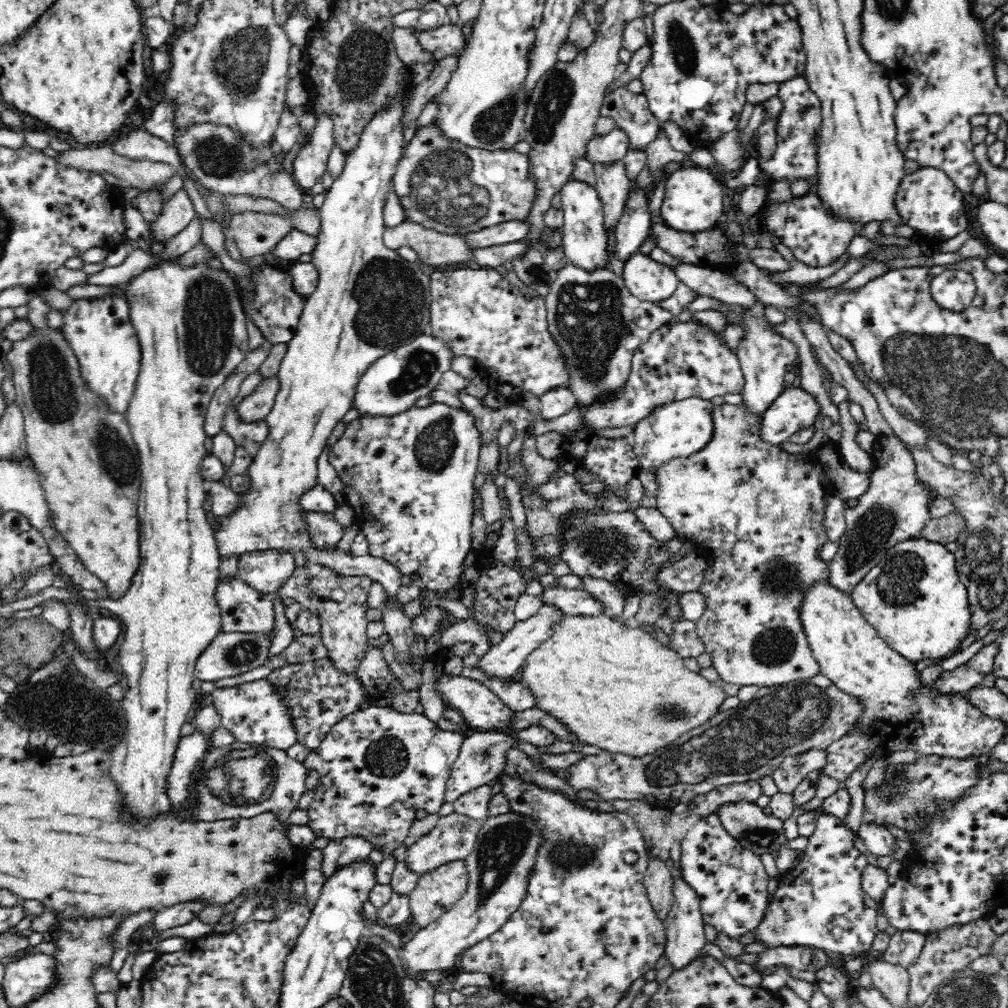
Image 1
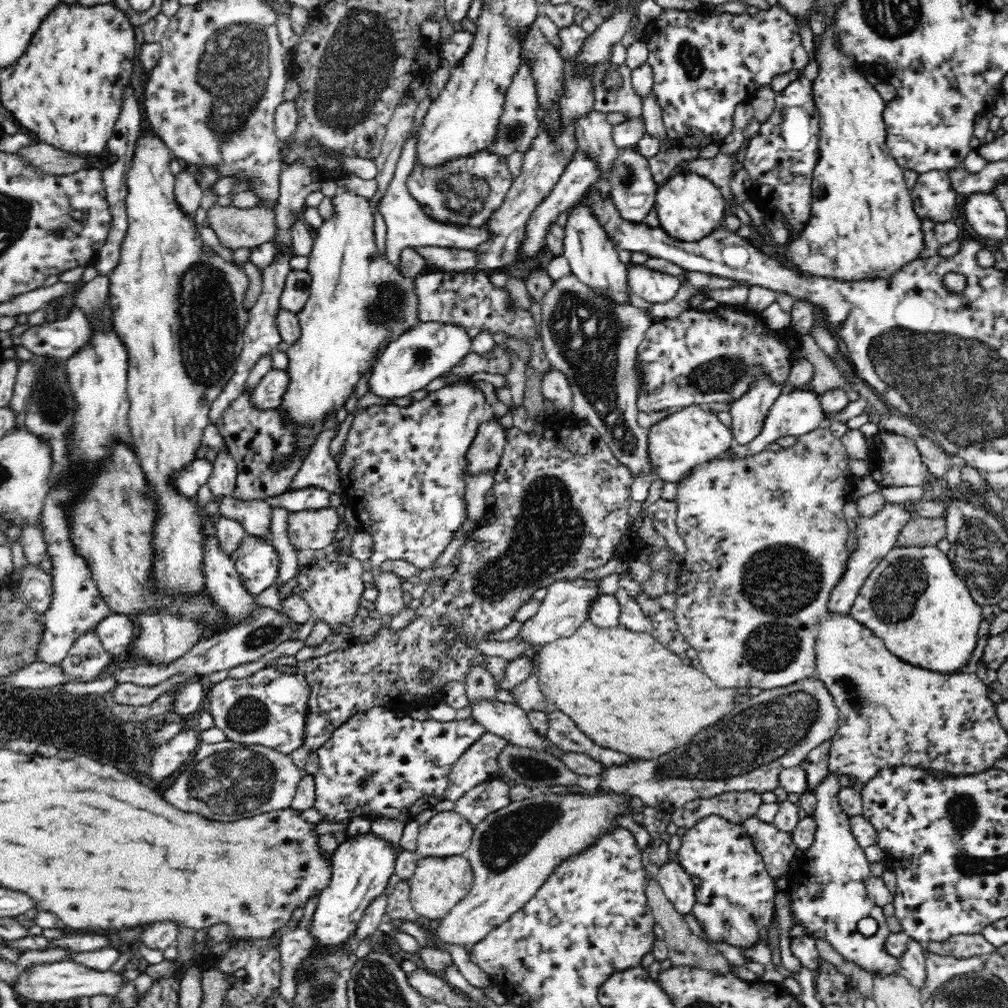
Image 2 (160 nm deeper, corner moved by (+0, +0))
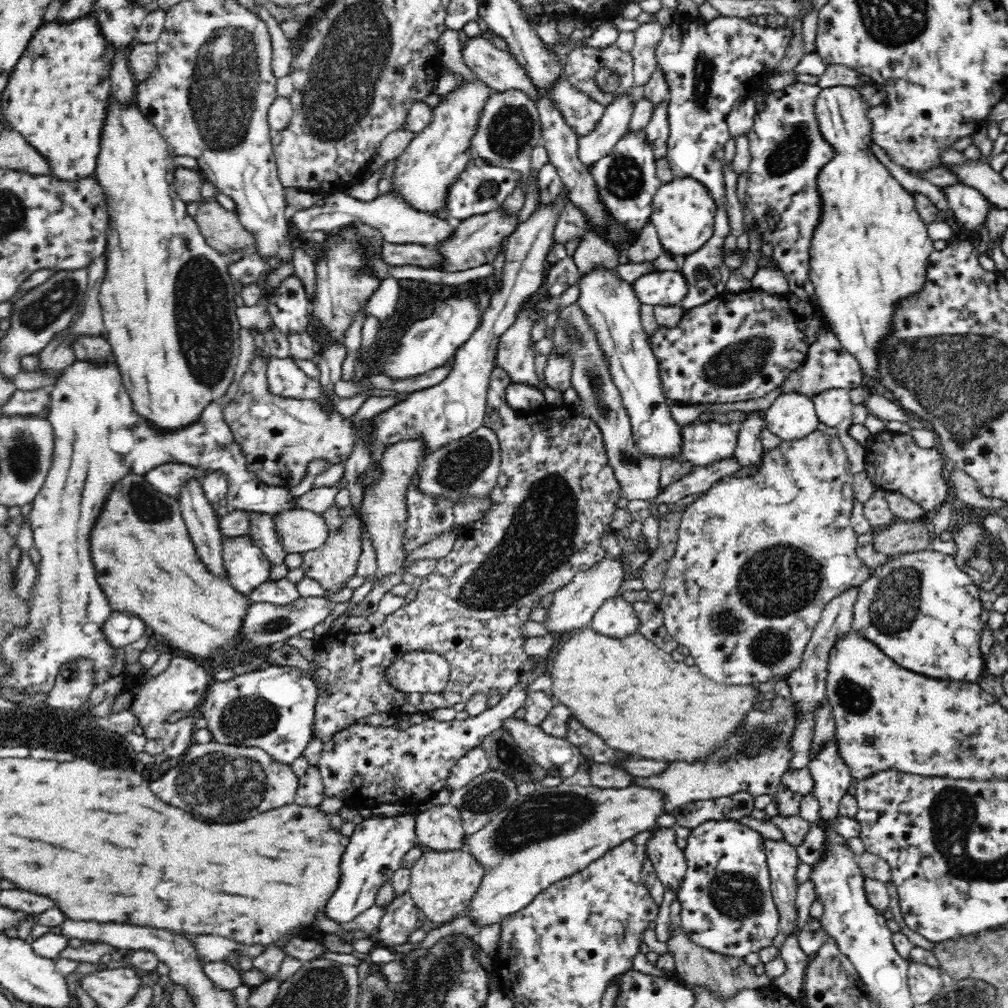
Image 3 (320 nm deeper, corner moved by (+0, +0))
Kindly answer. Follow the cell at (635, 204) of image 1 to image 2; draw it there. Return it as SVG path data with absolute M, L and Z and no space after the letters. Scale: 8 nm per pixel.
M632 148L620 149L620 156L614 164L610 182L610 199L618 211L620 219L632 224L642 224L645 222L648 212L655 204L655 196L659 184L653 179L653 174L648 168L646 158L642 158Z

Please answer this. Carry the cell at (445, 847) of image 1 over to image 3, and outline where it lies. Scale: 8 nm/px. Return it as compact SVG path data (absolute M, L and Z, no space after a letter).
M450 804L417 813L415 832L416 842L435 852L460 851L467 836L461 814Z

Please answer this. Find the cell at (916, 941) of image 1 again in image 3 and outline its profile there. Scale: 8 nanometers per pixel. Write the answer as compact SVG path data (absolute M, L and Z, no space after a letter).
M910 958L907 961L908 987L911 999L916 1005L924 1005L942 990L942 974L938 968L932 968Z

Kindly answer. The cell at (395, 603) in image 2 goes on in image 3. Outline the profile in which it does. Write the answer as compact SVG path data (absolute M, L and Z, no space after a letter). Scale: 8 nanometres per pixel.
M419 441L398 442L390 446L384 452L383 478L376 482L372 490L365 490L362 508L360 509L360 518L366 523L366 529L372 537L372 545L377 554L377 571L380 577L392 576L402 568L404 554L402 551L403 520L405 519L404 510L404 491L409 485L409 476L420 468L421 458L423 458L423 449Z

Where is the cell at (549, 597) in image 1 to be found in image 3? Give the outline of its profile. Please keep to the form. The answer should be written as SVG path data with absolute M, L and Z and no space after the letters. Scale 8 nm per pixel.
M622 596L610 597L596 611L590 627L600 634L623 637L637 632L637 620L632 605Z

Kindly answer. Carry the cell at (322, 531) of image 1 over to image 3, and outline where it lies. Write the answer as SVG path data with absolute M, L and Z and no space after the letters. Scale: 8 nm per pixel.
M296 508L274 515L280 543L287 553L302 555L328 540L328 523L322 513Z

